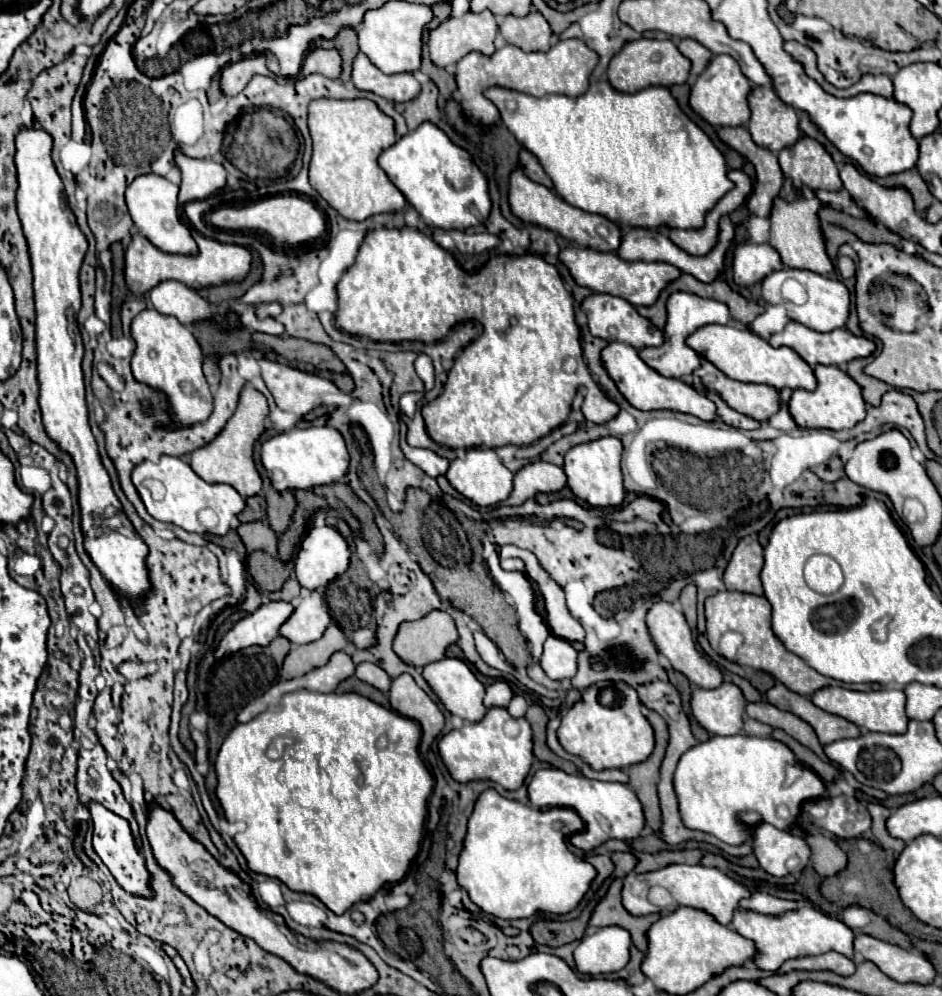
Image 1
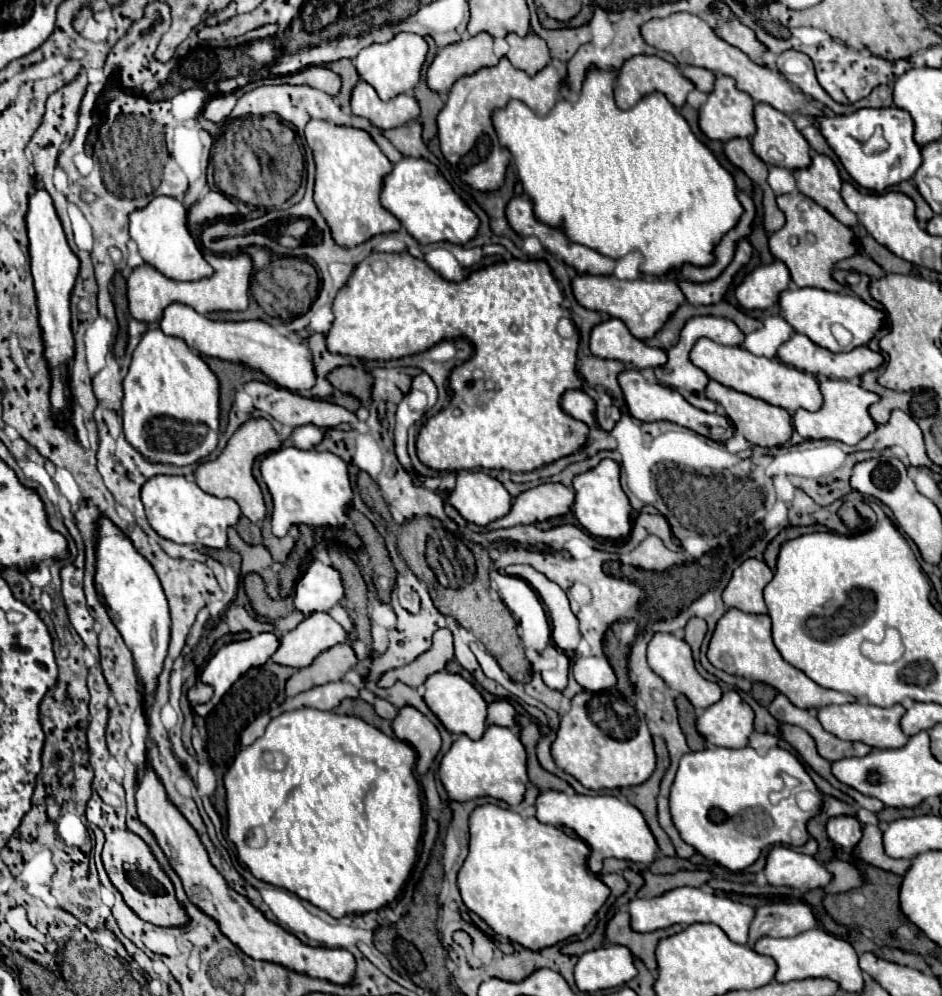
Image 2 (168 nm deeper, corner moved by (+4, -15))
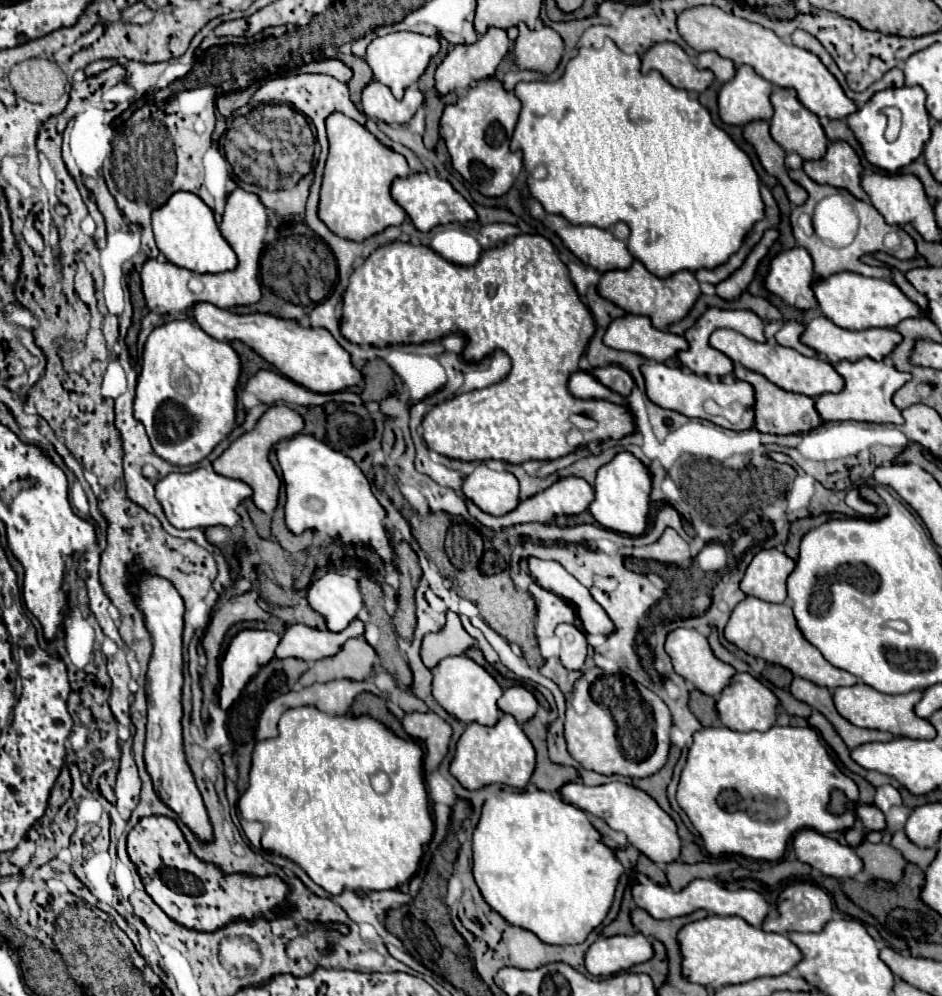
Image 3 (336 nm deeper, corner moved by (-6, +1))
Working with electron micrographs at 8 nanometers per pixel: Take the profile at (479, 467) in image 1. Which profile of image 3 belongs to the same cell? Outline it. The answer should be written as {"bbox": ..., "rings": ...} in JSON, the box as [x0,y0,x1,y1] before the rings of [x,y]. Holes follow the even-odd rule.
{"bbox":[463,462,519,516],"rings":[[[479,462],[465,478],[463,494],[483,512],[503,516],[519,504],[519,482],[511,472],[497,472]]]}

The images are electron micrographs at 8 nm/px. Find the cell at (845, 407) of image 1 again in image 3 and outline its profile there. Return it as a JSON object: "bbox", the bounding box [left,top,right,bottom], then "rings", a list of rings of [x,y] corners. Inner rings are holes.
{"bbox":[817,358,911,424],"rings":[[[861,358],[857,362],[843,360],[835,370],[845,378],[845,388],[839,394],[823,394],[817,398],[817,412],[823,420],[857,420],[875,424],[903,424],[901,410],[893,404],[893,394],[911,380],[909,372],[899,372],[891,362],[877,362],[873,358]]]}

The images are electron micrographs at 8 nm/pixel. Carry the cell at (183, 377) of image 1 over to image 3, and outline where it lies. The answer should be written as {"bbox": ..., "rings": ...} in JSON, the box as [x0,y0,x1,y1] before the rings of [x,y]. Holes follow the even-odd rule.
{"bbox":[135,320,241,466],"rings":[[[173,320],[169,324],[155,328],[149,334],[145,344],[143,370],[137,382],[137,396],[135,396],[135,418],[145,424],[145,430],[155,454],[175,466],[199,464],[205,456],[209,456],[211,450],[219,442],[223,442],[235,426],[235,402],[237,402],[235,386],[239,380],[239,374],[241,374],[241,360],[237,352],[227,342],[215,340],[209,334],[205,334],[195,322]],[[177,360],[183,360],[187,372],[189,370],[195,372],[197,378],[195,380],[191,378],[183,380],[183,376],[181,380],[175,378],[173,366]]]}

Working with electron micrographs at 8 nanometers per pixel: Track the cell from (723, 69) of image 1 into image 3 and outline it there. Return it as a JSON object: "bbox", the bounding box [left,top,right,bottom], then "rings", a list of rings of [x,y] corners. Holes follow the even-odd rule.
{"bbox":[719,66,771,126],"rings":[[[737,66],[733,80],[719,92],[719,116],[725,124],[745,126],[753,120],[771,120],[771,82],[761,78],[751,66]]]}

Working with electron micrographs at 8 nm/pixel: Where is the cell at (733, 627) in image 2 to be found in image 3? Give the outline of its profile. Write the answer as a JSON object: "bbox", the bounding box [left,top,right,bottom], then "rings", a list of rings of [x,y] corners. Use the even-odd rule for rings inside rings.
{"bbox":[725,596,857,690],"rings":[[[747,596],[745,600],[741,600],[729,622],[725,628],[725,638],[729,642],[733,642],[737,648],[745,650],[751,656],[763,658],[771,664],[779,664],[789,668],[795,676],[801,676],[805,680],[811,680],[819,686],[825,686],[829,690],[839,688],[839,686],[853,686],[857,684],[857,678],[841,668],[835,668],[833,664],[829,664],[823,654],[805,640],[805,636],[801,634],[801,630],[797,628],[797,620],[793,616],[793,608],[787,604],[771,604],[753,596]]]}

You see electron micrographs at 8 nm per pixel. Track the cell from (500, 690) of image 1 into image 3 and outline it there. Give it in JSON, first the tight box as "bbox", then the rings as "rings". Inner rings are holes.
{"bbox":[497,686,539,724],"rings":[[[513,686],[503,692],[497,706],[501,712],[511,714],[519,724],[525,724],[525,720],[531,720],[535,716],[539,704],[529,690],[525,690],[523,686]]]}

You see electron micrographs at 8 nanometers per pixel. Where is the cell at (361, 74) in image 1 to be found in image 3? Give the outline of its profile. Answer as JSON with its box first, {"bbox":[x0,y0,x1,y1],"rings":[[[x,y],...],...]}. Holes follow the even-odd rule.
{"bbox":[363,80,423,124],"rings":[[[377,80],[363,90],[363,112],[369,118],[377,118],[387,124],[407,124],[421,104],[423,94],[417,86],[407,88],[403,100],[397,100],[391,90]]]}

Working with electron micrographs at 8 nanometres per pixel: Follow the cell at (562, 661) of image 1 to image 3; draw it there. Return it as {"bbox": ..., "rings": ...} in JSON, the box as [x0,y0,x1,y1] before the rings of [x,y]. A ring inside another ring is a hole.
{"bbox":[555,624,587,670],"rings":[[[559,624],[555,636],[561,640],[561,664],[569,670],[581,670],[587,658],[587,638],[573,624]]]}

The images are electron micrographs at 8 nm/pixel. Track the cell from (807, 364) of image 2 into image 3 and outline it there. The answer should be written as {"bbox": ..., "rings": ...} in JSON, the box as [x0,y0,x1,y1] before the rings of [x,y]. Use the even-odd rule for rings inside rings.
{"bbox":[801,316,903,364],"rings":[[[817,316],[813,318],[807,326],[805,326],[805,332],[801,336],[801,342],[815,348],[819,354],[827,356],[827,360],[831,364],[837,364],[841,360],[849,360],[849,362],[855,362],[859,358],[873,358],[873,360],[883,360],[887,358],[895,346],[903,340],[903,336],[893,330],[893,328],[867,328],[867,330],[845,330],[845,328],[839,328],[837,324],[833,324],[829,318],[825,316]]]}

